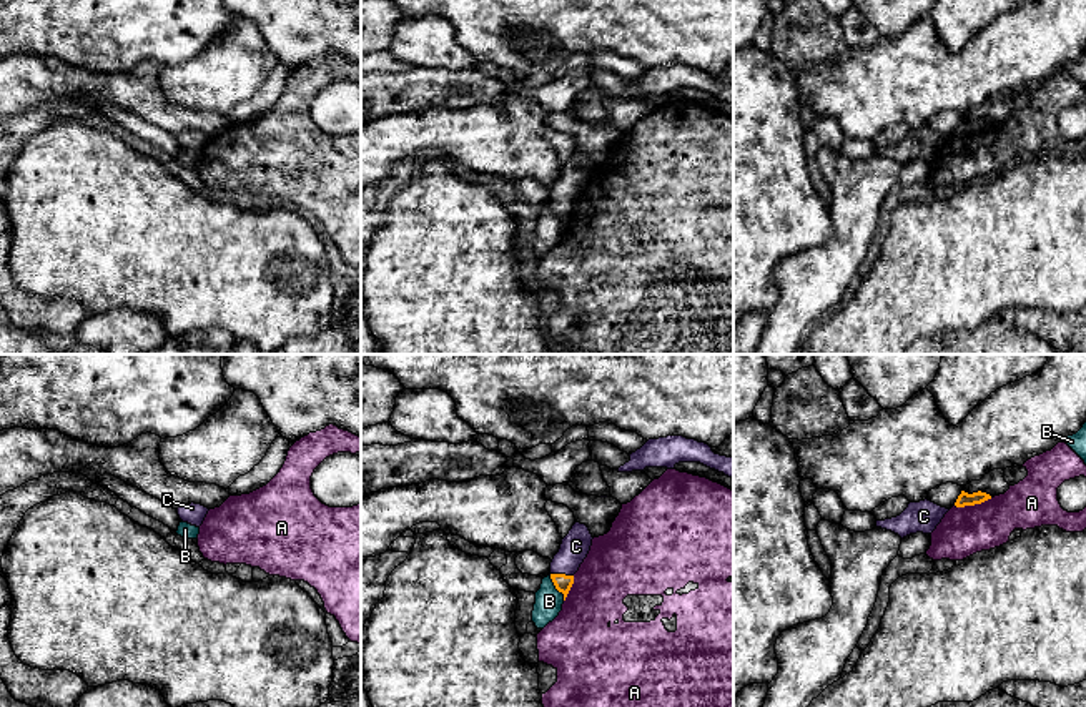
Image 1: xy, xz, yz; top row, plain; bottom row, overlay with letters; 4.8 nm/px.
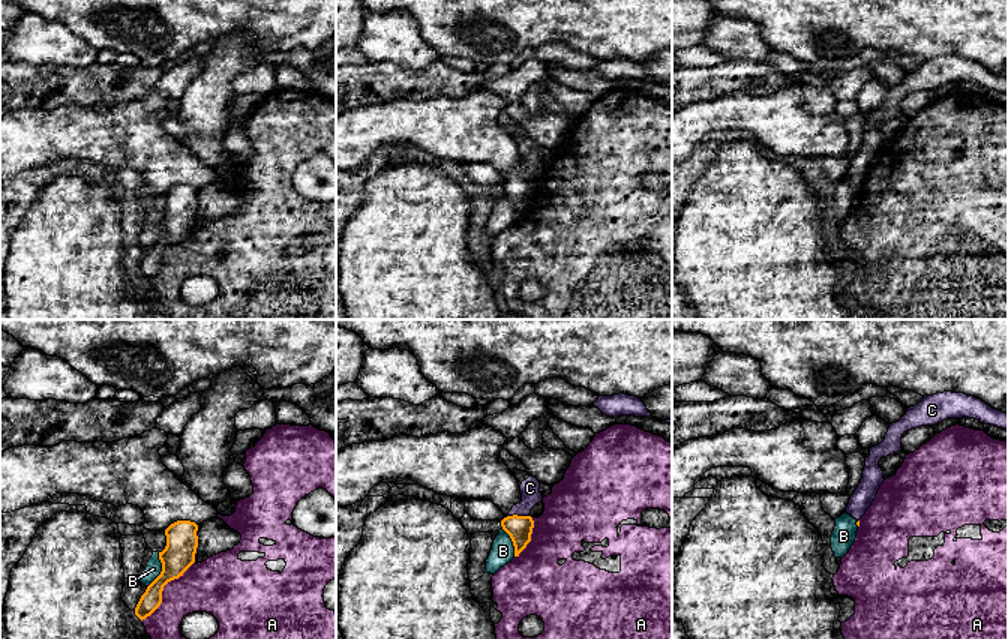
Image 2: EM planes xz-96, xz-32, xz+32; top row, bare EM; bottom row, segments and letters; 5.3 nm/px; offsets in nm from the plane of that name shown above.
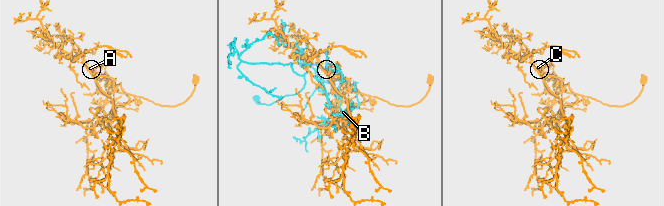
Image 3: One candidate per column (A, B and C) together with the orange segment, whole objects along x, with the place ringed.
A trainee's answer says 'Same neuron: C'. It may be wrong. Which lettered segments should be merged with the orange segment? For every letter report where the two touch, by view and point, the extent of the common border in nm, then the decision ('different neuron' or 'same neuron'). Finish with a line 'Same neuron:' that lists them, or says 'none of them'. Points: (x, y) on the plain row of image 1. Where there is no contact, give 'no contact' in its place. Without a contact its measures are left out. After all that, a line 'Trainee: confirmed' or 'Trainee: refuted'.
A: meets orange in yz at (973, 132); contact 190 nm long; different neuron
B: meets orange in xz at (556, 215); contact 150 nm long; different neuron
C: meets orange in xz at (562, 202); contact 110 nm long; same neuron
Same neuron: C
Trainee: confirmed

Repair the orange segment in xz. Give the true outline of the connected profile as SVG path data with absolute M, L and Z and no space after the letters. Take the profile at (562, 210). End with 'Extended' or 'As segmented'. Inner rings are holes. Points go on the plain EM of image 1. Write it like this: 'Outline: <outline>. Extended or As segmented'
Outline: M575 150L550 190L550 206L555 216L564 221L564 228L574 211L574 201L590 178L592 166L589 155Z. Extended

